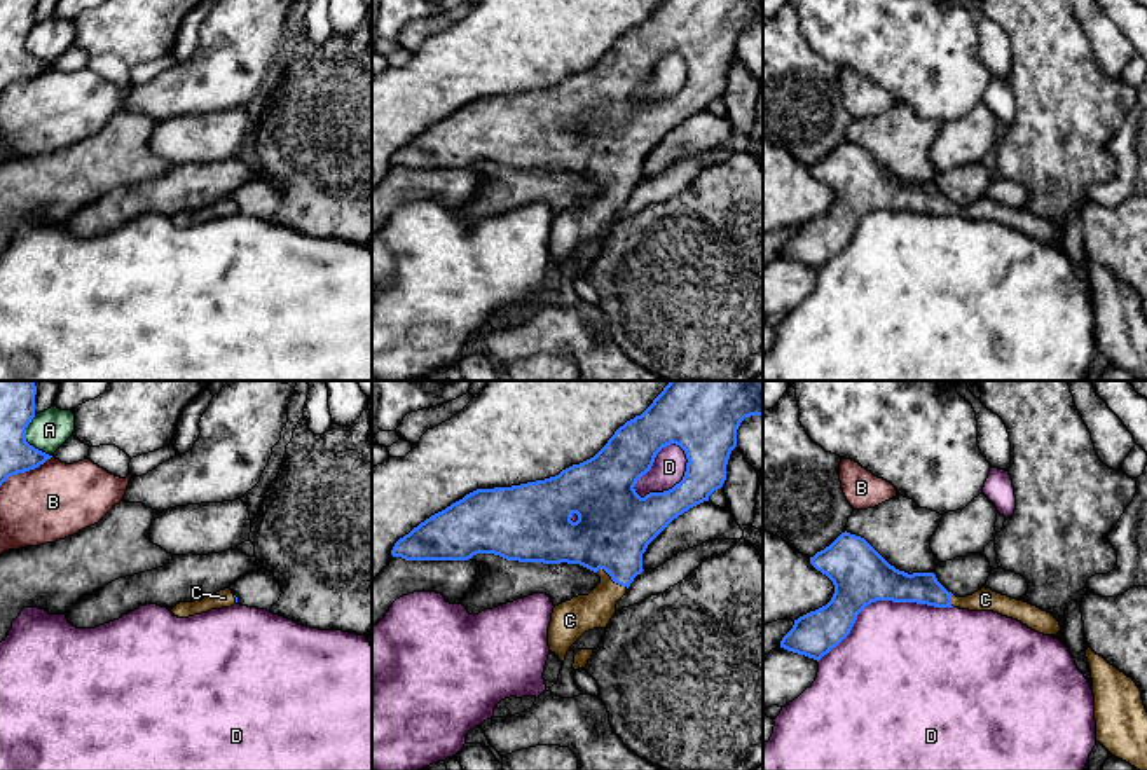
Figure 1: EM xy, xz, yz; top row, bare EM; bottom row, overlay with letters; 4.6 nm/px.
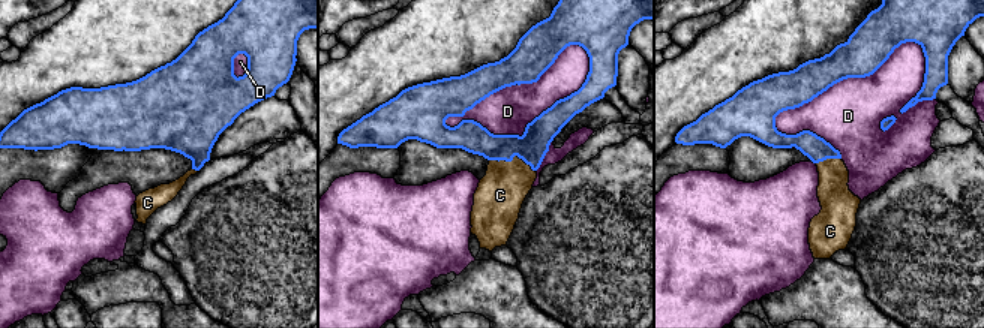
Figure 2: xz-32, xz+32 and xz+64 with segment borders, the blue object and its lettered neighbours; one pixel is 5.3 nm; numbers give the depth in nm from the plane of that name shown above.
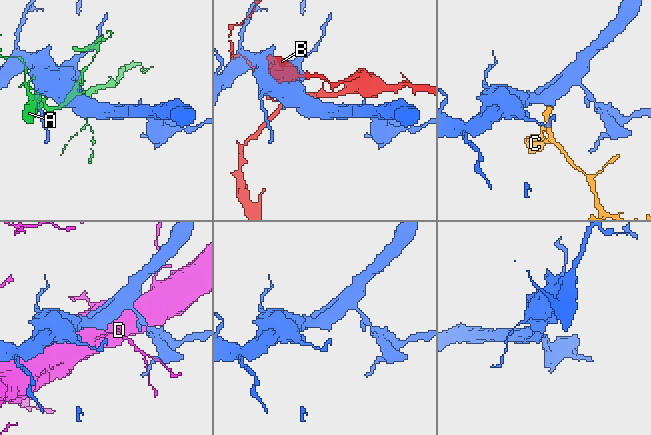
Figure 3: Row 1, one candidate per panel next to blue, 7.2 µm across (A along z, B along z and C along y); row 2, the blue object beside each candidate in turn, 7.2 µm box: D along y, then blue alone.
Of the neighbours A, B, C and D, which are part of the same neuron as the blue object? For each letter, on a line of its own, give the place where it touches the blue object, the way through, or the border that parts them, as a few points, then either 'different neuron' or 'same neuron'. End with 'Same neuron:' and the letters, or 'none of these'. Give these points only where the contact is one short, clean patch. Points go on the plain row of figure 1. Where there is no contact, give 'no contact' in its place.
A: xy (25, 49) | different neuron
B: xy (25, 79) | different neuron
C: xz (611, 187) | across xz (615, 135), (611, 187), (582, 222) | same neuron
D: yz (880, 208) | different neuron
Same neuron: C

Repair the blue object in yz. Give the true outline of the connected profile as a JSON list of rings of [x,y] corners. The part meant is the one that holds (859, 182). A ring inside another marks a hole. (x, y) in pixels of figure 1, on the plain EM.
[[[847,140],[810,166],[810,173],[833,190],[834,203],[826,215],[794,229],[780,257],[817,271],[850,243],[857,223],[876,210],[993,220],[1044,244],[1056,244],[1061,239],[1051,222],[992,197],[983,196],[972,204],[957,206],[938,190],[934,182],[899,180],[864,147]]]

